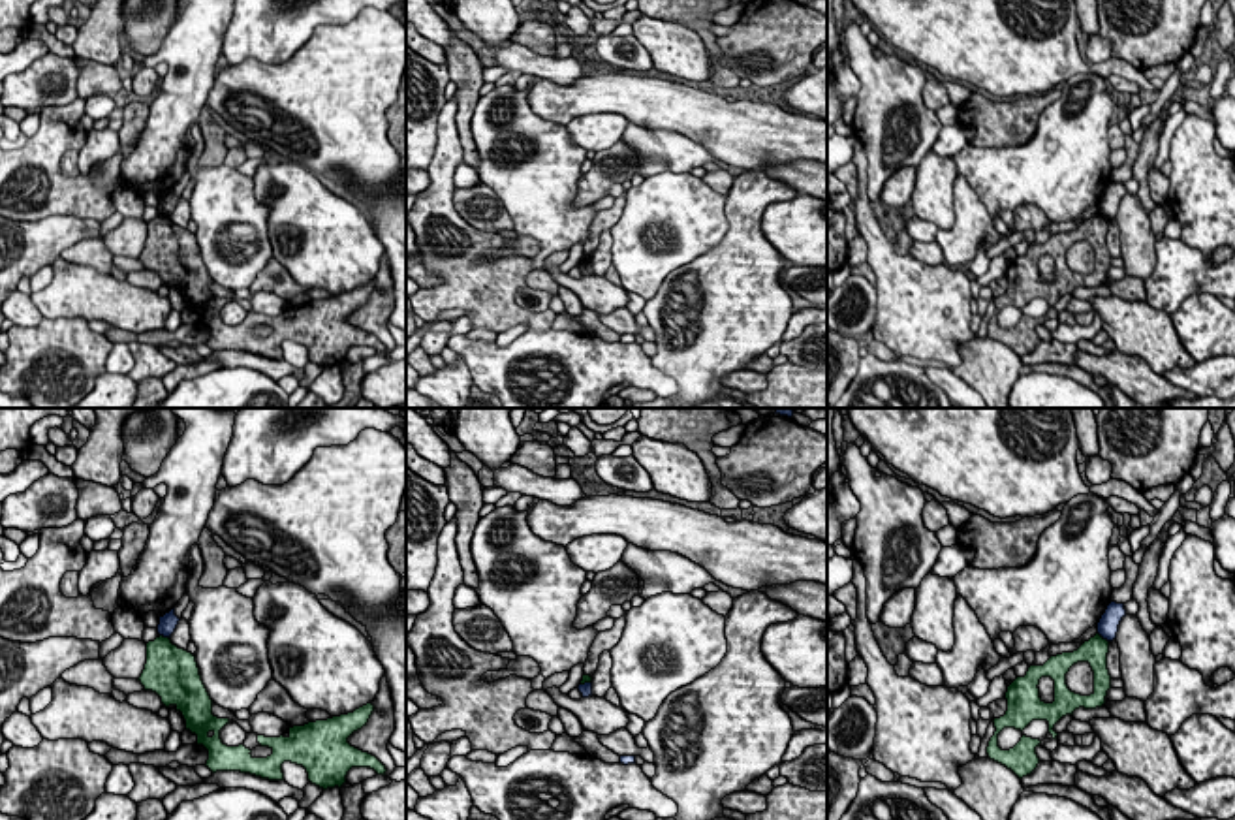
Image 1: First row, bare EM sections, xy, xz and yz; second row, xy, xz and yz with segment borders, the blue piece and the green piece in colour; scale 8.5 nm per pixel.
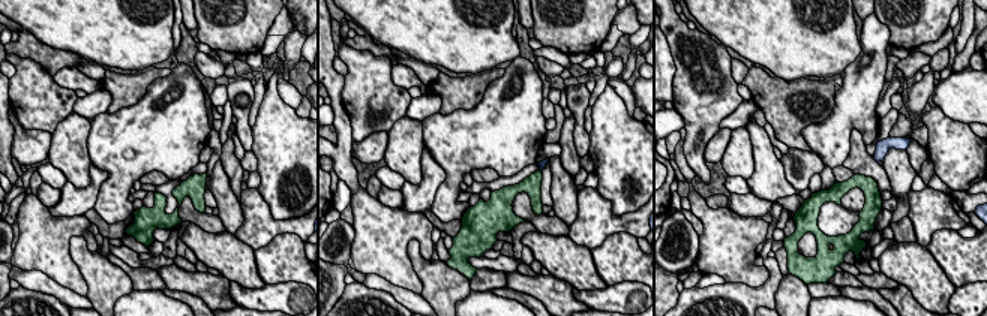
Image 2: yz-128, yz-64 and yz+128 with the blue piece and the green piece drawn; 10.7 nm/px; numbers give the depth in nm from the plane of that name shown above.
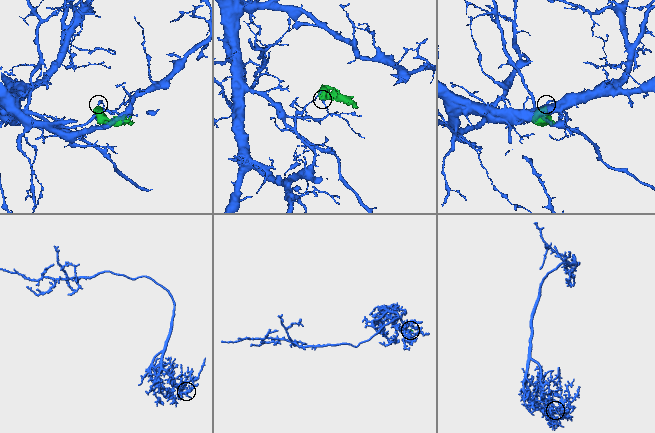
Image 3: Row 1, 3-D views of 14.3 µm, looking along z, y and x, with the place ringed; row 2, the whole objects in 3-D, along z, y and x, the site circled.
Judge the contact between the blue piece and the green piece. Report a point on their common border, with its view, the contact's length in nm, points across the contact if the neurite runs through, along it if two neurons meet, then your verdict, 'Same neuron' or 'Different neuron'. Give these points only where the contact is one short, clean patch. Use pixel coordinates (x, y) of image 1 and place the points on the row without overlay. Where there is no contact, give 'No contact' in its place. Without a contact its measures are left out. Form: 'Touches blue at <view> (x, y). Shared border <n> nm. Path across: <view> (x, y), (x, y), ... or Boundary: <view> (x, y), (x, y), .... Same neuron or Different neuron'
Touches blue at yz (1104, 217). Shared border 130 nm. Boundary: yz (1098, 211), (1108, 220). Different neuron

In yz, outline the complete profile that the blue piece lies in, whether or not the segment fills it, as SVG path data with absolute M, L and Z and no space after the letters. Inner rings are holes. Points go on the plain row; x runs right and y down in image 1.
M1111 181L1098 201L1098 213L1103 218L1113 220L1117 216L1118 203L1124 196L1126 196L1124 182Z

